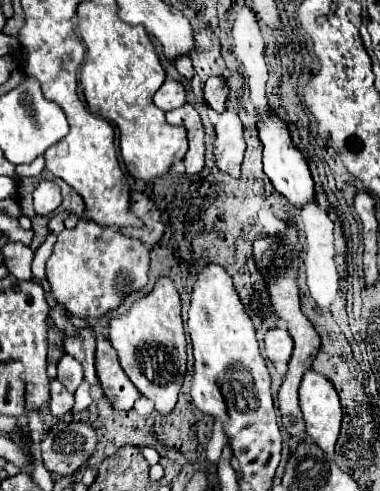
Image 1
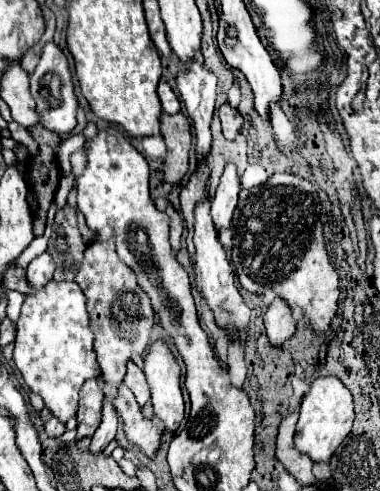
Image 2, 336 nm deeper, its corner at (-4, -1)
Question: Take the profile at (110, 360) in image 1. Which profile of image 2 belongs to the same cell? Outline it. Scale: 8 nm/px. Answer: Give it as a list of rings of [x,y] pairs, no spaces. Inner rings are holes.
[[[128,362],[128,370],[126,370],[126,376],[124,376],[124,384],[134,392],[140,408],[150,400],[150,390],[148,390],[144,372],[134,362]]]

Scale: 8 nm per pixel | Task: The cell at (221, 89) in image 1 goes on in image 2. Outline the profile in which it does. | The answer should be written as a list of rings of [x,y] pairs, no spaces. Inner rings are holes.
[[[222,104],[218,114],[220,114],[220,120],[222,120],[222,134],[224,134],[224,138],[234,140],[234,136],[238,134],[238,130],[242,126],[240,112],[234,110],[230,104]]]

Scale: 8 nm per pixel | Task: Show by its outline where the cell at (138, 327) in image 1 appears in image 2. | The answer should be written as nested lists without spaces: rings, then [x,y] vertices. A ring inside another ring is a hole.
[[[156,340],[144,354],[144,374],[152,392],[154,414],[166,430],[176,430],[184,418],[180,366],[164,340]]]

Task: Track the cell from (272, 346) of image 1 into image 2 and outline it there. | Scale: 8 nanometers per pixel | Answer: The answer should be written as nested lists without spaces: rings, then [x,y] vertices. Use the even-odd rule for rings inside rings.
[[[276,298],[270,304],[268,312],[264,314],[264,324],[266,324],[272,346],[282,346],[296,332],[296,322],[294,322],[292,310],[280,298]]]

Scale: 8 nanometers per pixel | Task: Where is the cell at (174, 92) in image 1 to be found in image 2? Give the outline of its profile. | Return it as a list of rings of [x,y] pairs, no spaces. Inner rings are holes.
[[[160,82],[160,86],[158,86],[158,98],[160,98],[162,110],[166,114],[178,114],[180,112],[180,100],[178,100],[178,96],[174,94],[174,90],[166,82]]]

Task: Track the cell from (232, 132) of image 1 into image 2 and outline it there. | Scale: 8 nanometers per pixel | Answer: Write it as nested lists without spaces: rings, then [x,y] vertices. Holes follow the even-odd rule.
[[[226,162],[220,184],[216,188],[216,196],[212,198],[212,220],[216,228],[230,226],[234,208],[238,204],[238,192],[240,192],[240,180],[236,174],[236,164]]]

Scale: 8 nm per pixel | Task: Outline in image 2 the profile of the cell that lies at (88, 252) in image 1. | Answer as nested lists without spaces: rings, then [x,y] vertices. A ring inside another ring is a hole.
[[[114,238],[106,242],[92,242],[86,246],[82,266],[78,268],[78,274],[74,280],[80,284],[84,296],[88,298],[86,308],[90,314],[90,328],[94,332],[94,352],[98,356],[98,364],[102,368],[102,378],[104,378],[106,398],[102,408],[102,422],[90,442],[90,454],[98,456],[114,440],[118,416],[110,400],[124,378],[126,362],[130,360],[130,354],[132,352],[142,354],[144,348],[148,346],[150,330],[154,326],[154,310],[150,306],[150,298],[146,296],[146,292],[136,284],[138,280],[134,278],[134,272],[130,270],[130,266],[126,266],[118,258]]]

